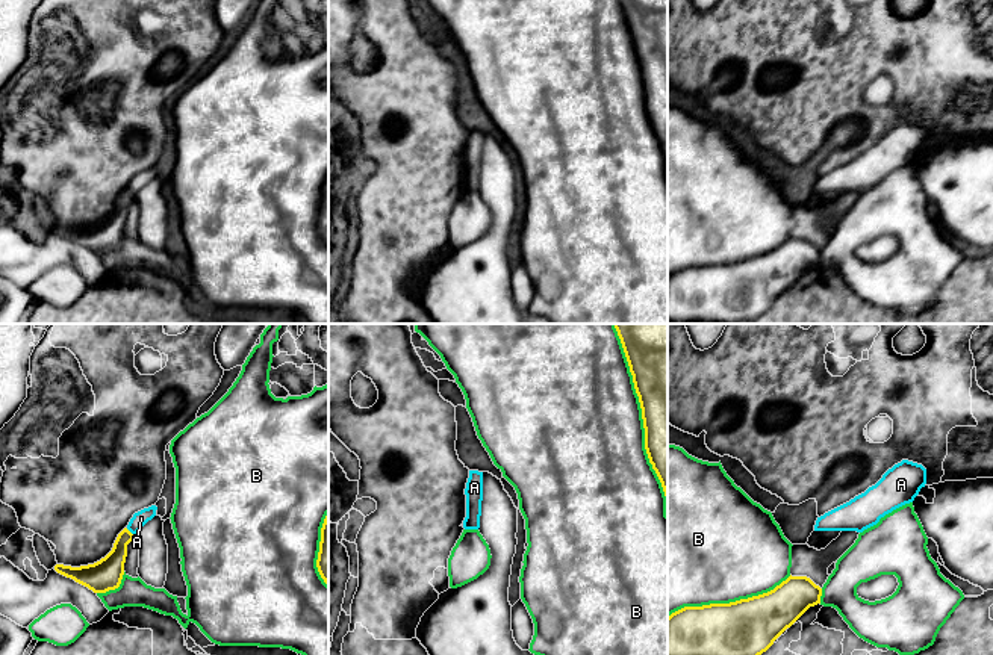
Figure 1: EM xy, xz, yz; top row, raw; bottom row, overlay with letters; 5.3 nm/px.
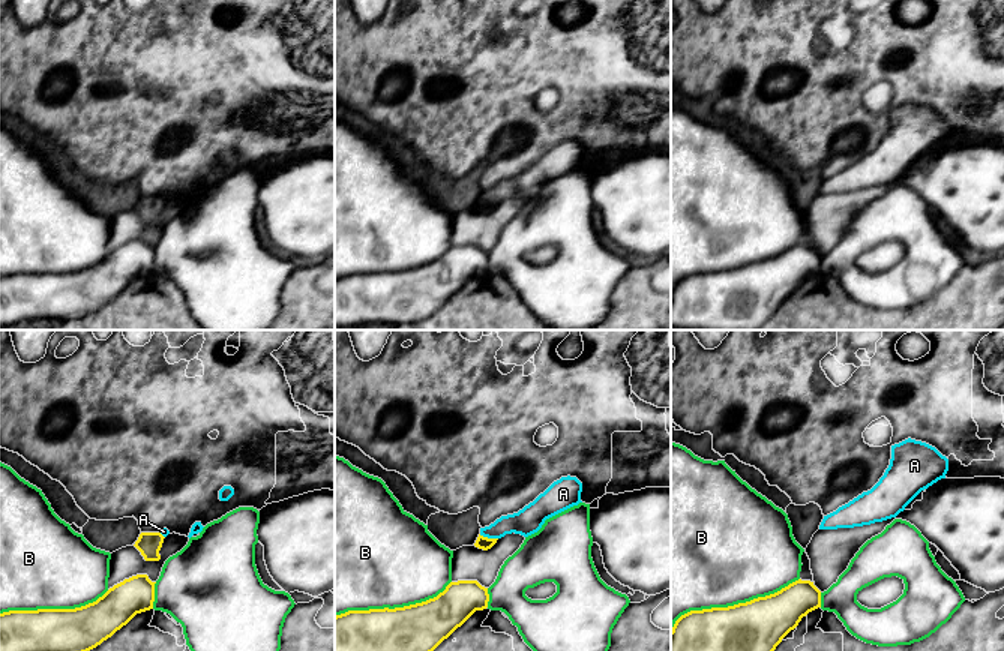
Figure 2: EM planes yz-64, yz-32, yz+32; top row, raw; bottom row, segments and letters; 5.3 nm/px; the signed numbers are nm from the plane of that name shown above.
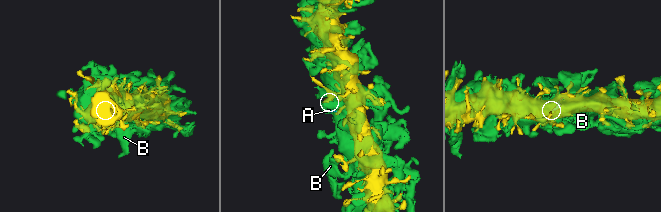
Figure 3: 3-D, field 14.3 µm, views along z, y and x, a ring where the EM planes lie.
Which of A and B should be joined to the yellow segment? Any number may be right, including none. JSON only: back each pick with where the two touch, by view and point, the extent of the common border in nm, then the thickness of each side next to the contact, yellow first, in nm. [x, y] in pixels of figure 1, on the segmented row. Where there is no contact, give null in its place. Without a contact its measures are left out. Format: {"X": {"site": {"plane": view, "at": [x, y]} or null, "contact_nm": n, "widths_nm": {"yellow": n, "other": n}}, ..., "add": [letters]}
{"add": []}

